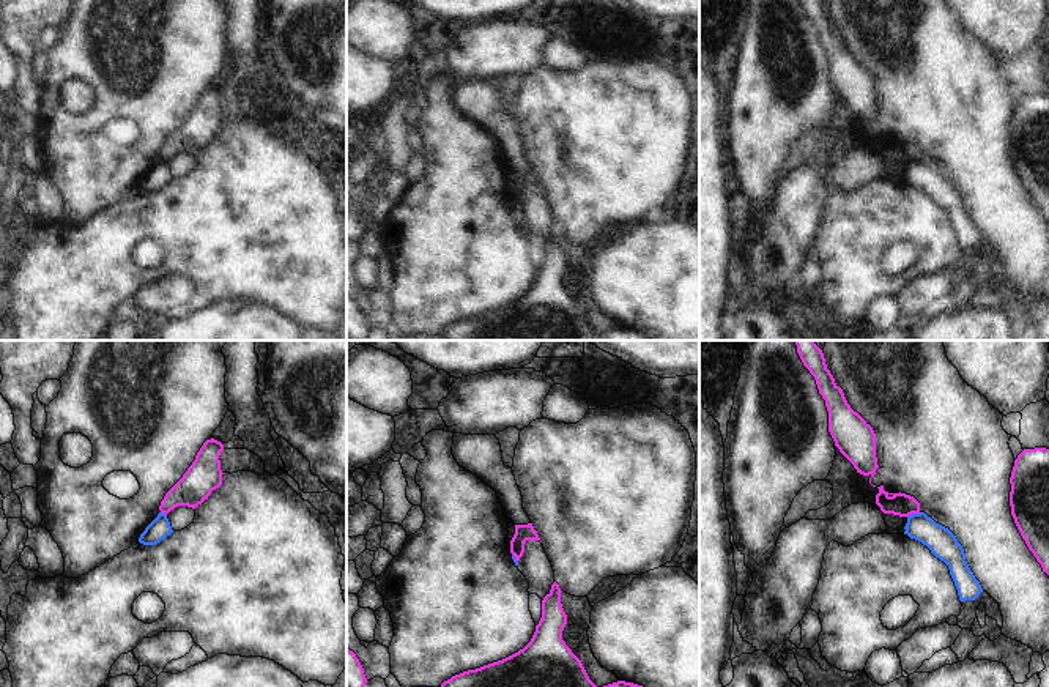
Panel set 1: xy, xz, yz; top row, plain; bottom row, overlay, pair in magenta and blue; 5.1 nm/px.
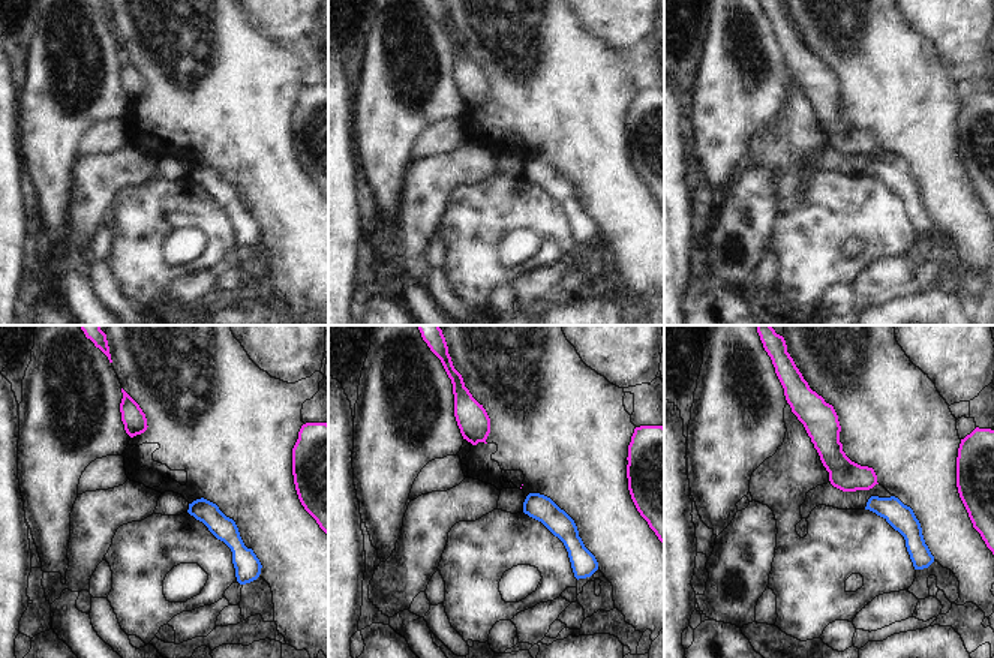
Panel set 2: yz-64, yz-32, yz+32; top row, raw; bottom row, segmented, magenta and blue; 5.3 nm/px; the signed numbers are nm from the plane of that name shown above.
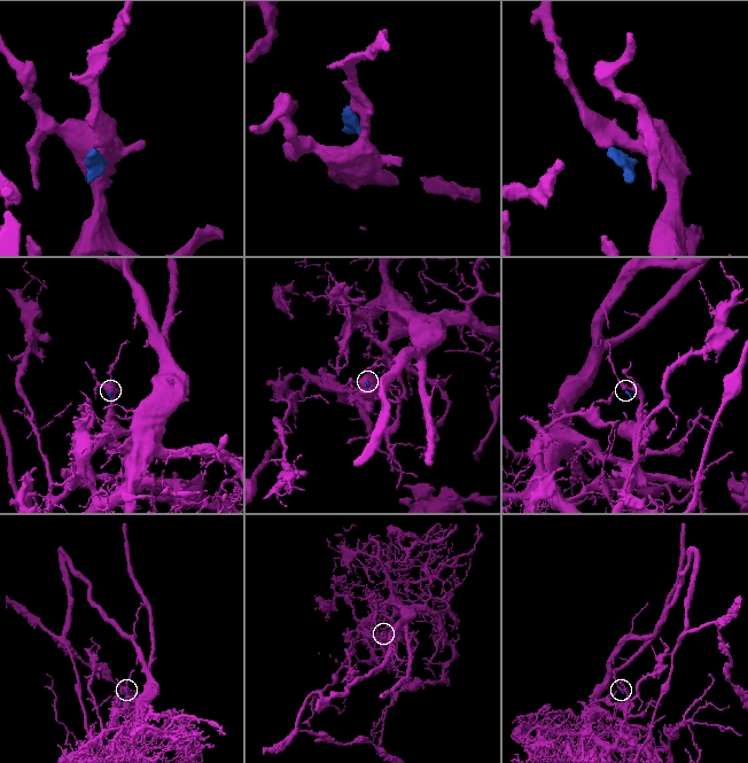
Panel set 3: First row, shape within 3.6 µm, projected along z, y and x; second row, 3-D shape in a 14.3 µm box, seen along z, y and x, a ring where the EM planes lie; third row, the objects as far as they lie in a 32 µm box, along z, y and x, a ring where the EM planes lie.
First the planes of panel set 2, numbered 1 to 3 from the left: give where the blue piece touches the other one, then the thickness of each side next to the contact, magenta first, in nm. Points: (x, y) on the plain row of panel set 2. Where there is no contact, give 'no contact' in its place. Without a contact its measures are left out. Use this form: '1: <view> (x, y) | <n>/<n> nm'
1: no contact
2: no contact
3: no contact

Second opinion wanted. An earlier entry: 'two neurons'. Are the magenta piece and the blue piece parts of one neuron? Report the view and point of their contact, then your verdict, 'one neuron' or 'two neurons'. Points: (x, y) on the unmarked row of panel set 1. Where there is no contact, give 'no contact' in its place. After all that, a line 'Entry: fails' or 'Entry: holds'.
yz (914, 159) | two neurons
Entry: holds

